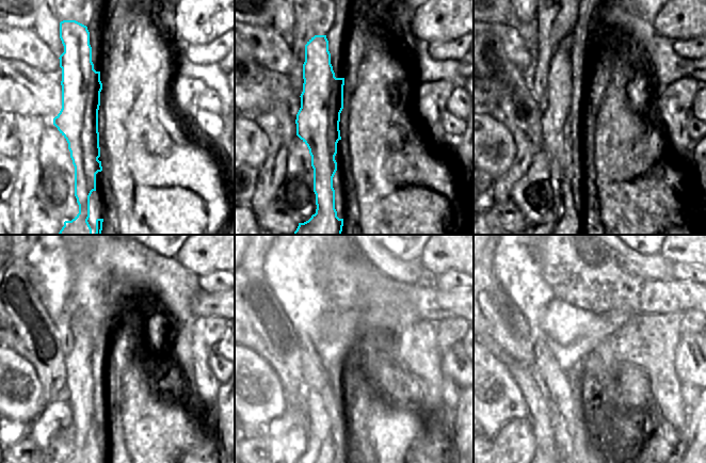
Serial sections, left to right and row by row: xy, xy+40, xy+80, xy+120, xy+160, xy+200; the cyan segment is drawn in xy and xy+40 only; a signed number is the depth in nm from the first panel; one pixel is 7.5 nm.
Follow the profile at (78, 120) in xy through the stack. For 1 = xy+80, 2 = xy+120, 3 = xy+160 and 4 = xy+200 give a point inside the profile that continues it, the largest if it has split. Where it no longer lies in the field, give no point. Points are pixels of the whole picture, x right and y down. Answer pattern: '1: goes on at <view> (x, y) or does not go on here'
1: goes on at xy+80 (562, 122)
2: goes on at xy+120 (84, 366)
3: goes on at xy+160 (321, 448)
4: goes on at xy+200 (552, 404)

